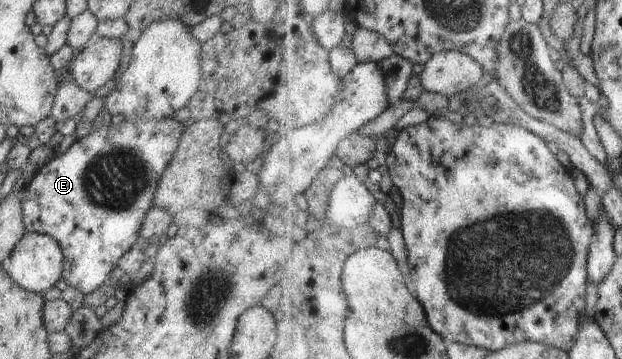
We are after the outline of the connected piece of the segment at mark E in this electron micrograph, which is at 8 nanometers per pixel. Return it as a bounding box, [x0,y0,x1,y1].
[19,117,183,295]

